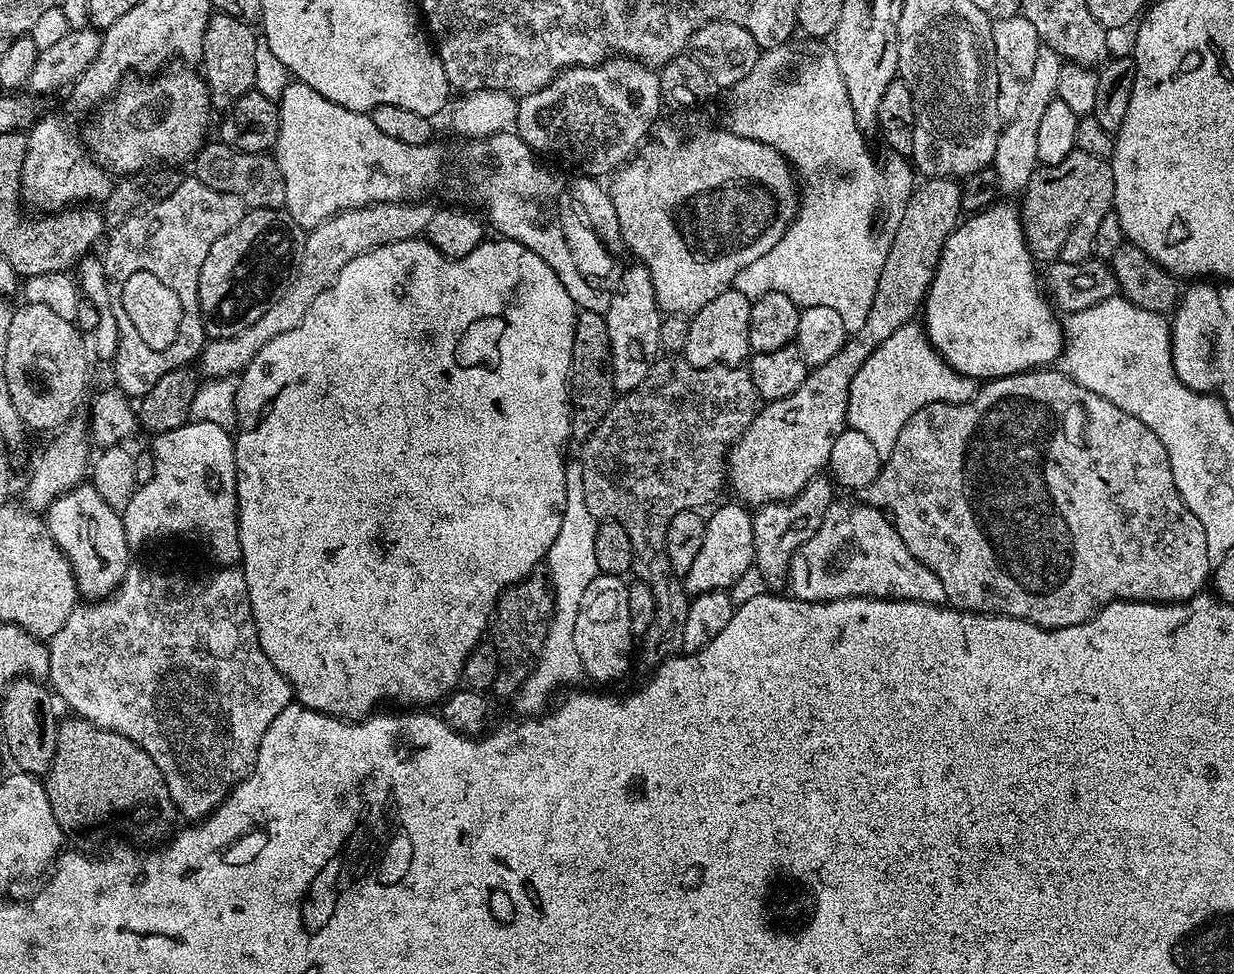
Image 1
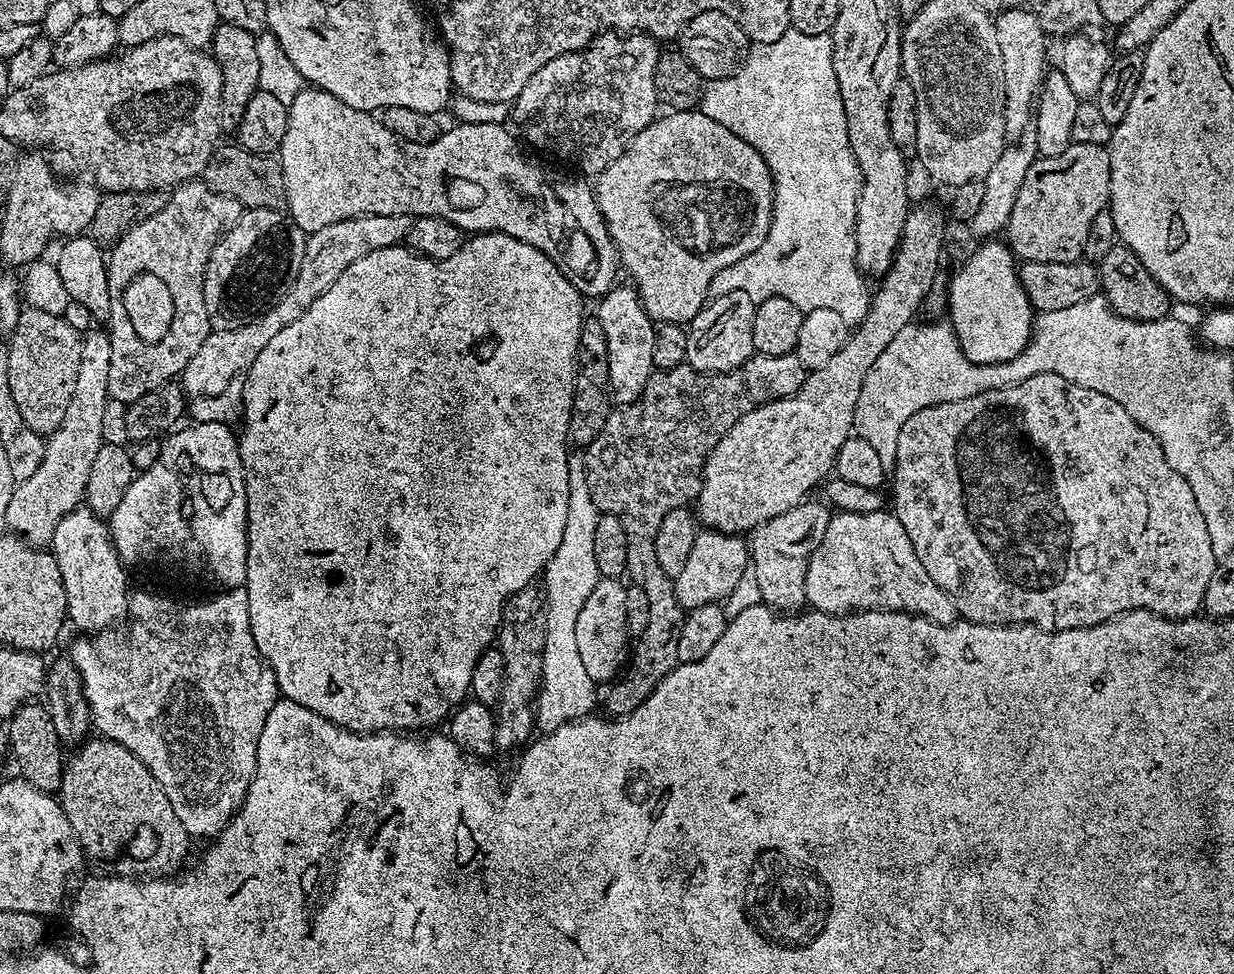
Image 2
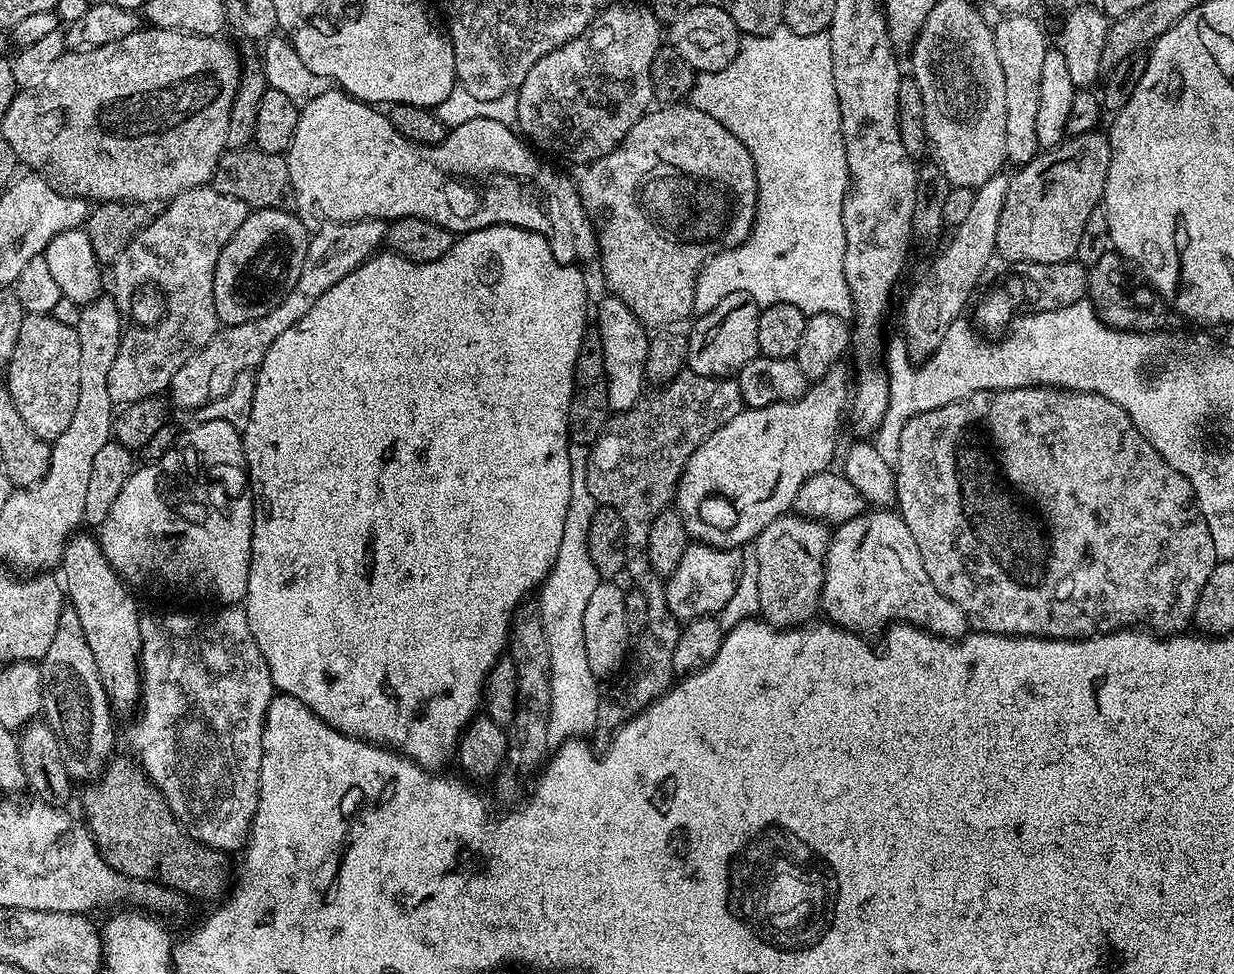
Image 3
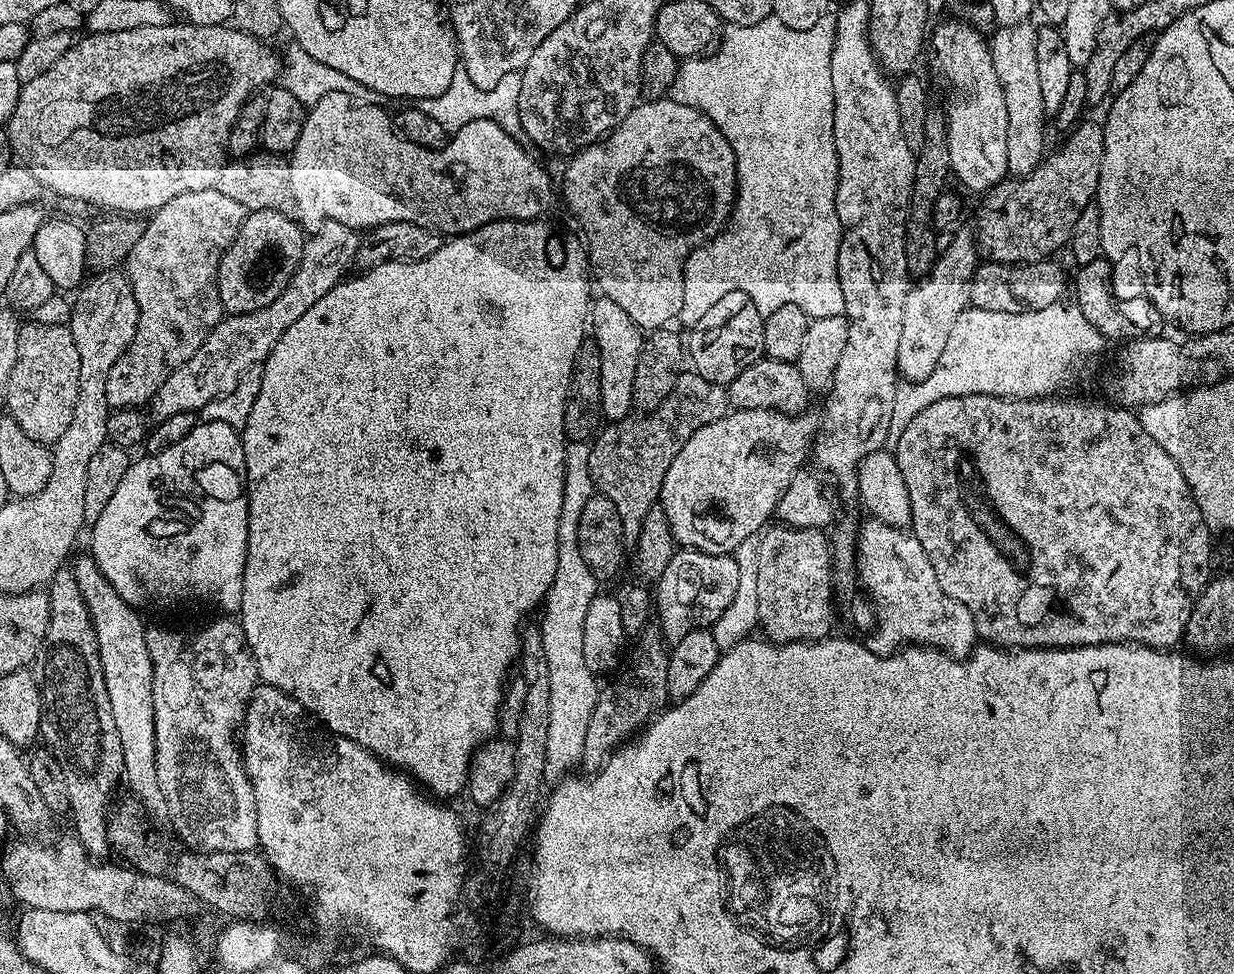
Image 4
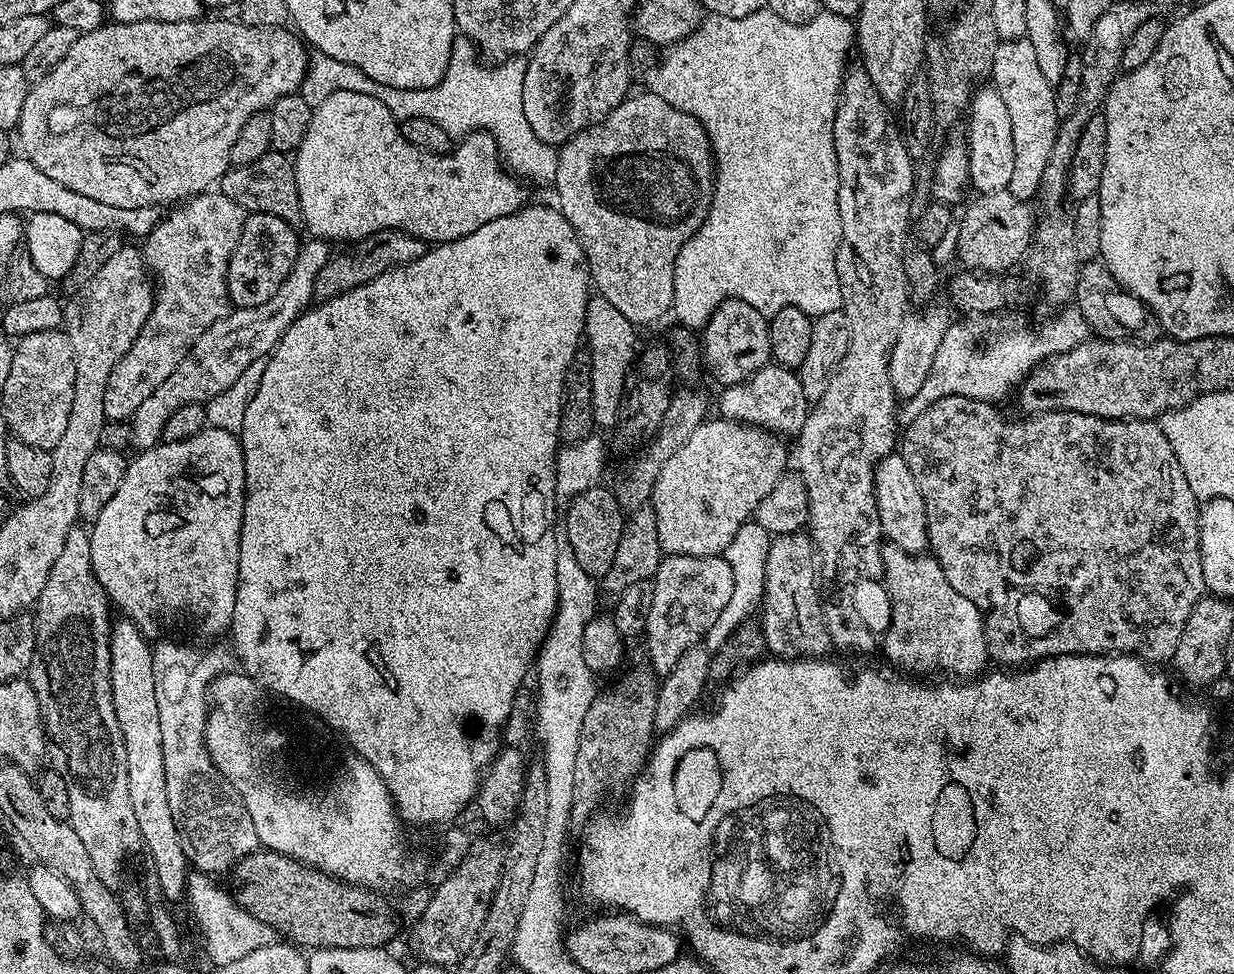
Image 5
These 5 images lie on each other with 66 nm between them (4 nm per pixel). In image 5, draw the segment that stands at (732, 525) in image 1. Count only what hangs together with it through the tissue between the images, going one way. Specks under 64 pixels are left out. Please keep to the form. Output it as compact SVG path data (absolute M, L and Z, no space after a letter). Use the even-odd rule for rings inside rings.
M723 555L670 556L661 559L652 580L654 602L650 602L650 618L644 627L643 643L648 643L648 660L653 672L662 678L674 670L674 662L687 648L699 645L714 626L718 614L734 594L734 572Z

